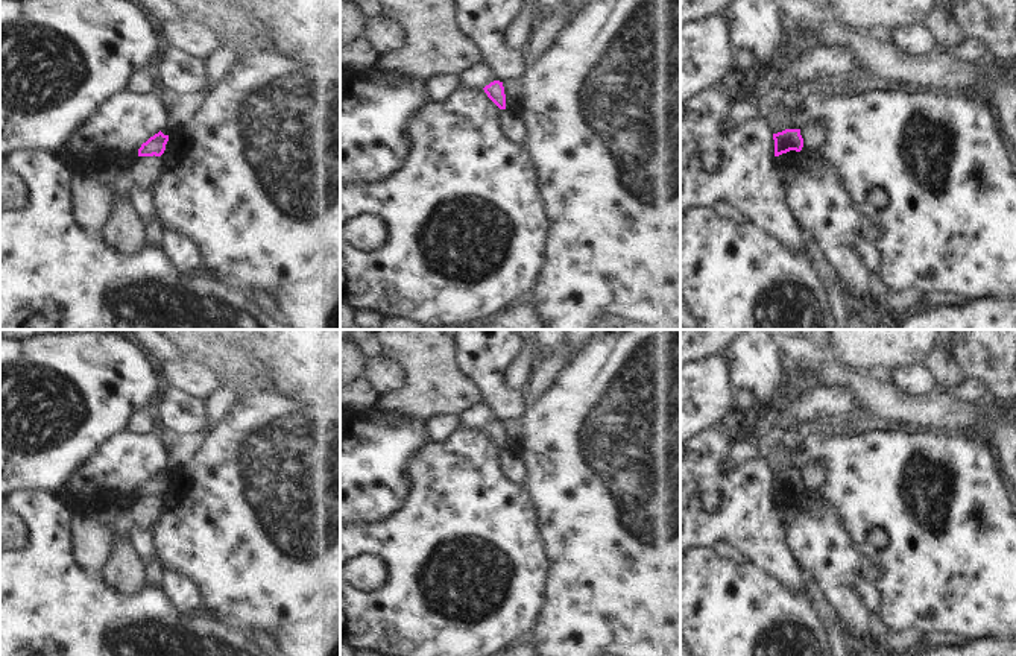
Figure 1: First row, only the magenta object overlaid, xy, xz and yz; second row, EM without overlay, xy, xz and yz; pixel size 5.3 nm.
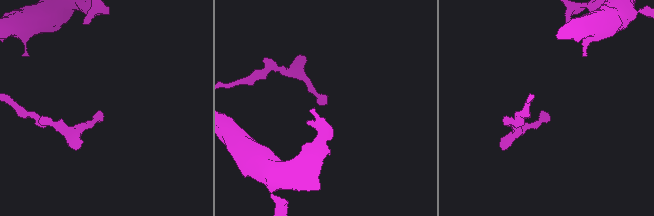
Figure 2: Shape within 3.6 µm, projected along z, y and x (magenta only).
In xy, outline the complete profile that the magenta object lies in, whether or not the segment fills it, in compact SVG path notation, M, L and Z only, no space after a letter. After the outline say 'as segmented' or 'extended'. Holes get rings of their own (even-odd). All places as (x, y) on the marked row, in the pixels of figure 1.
M161 131L150 137L146 143L138 149L138 156L161 156L166 150L166 144L169 141L169 135L164 135Z | as segmented

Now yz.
M785 129L782 132L773 134L773 140L775 140L775 156L779 156L790 150L800 152L803 147L800 129Z | as segmented

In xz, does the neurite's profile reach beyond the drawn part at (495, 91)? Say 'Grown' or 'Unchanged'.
Unchanged

